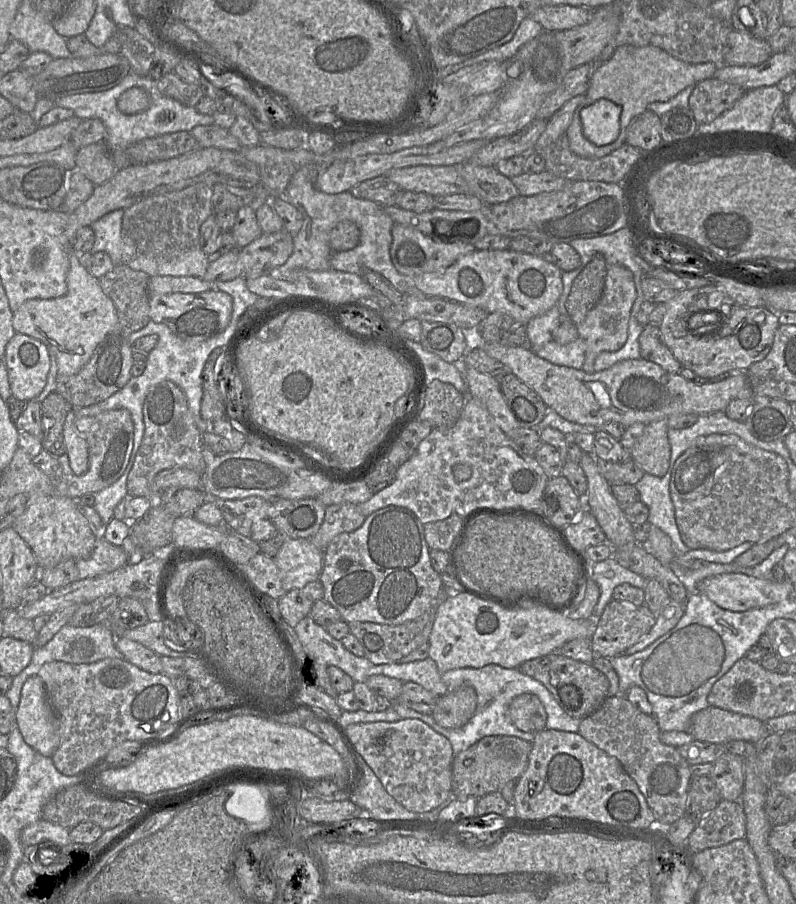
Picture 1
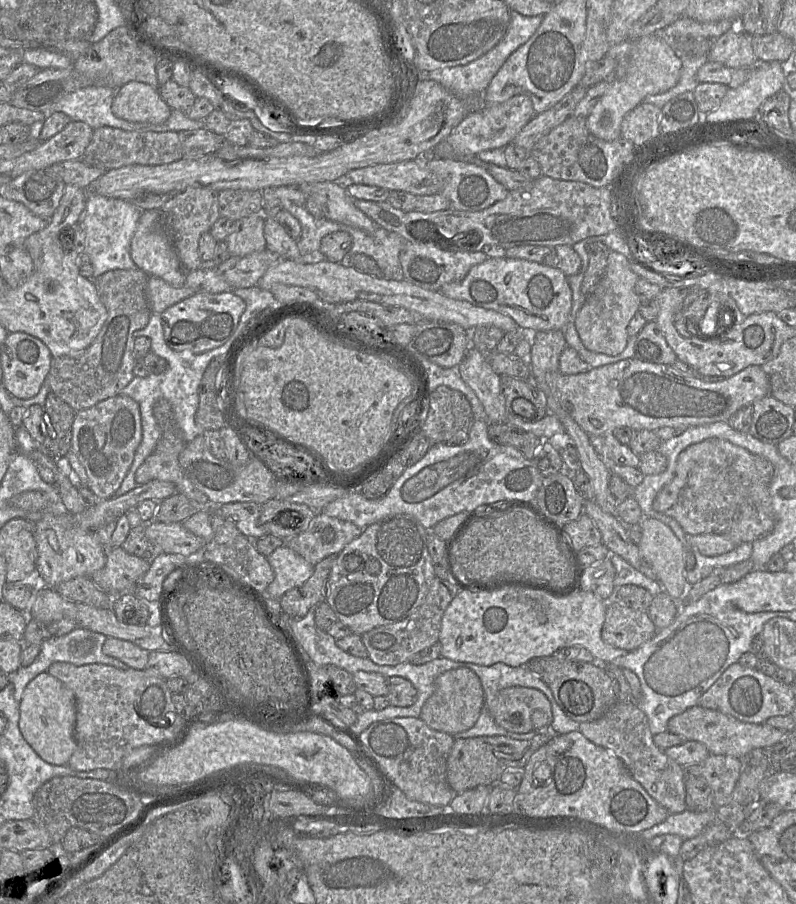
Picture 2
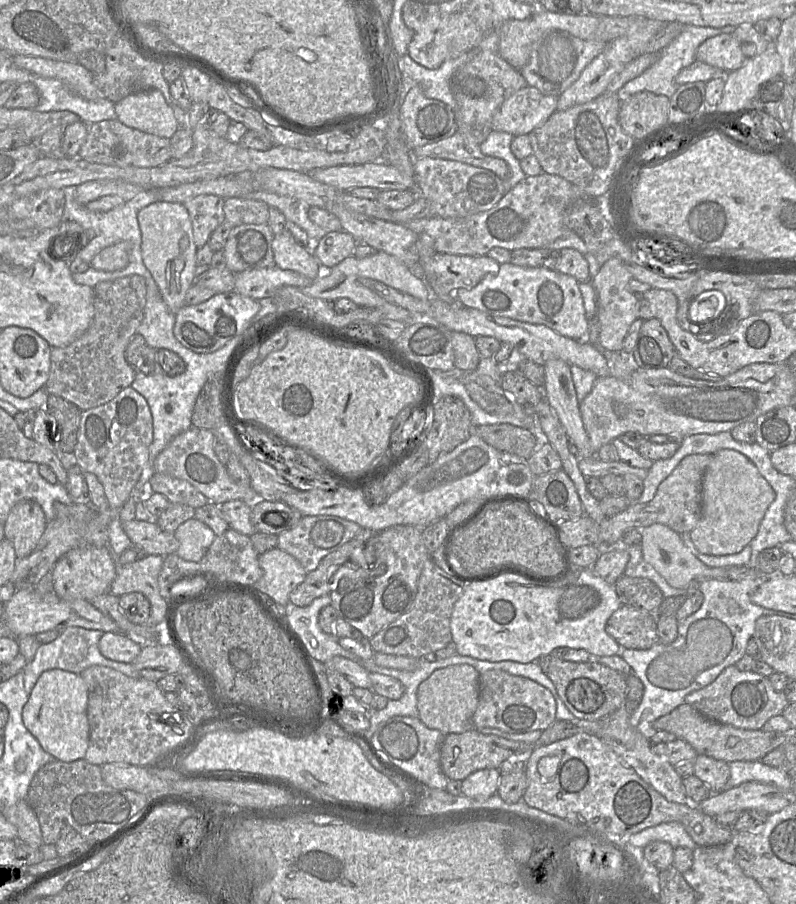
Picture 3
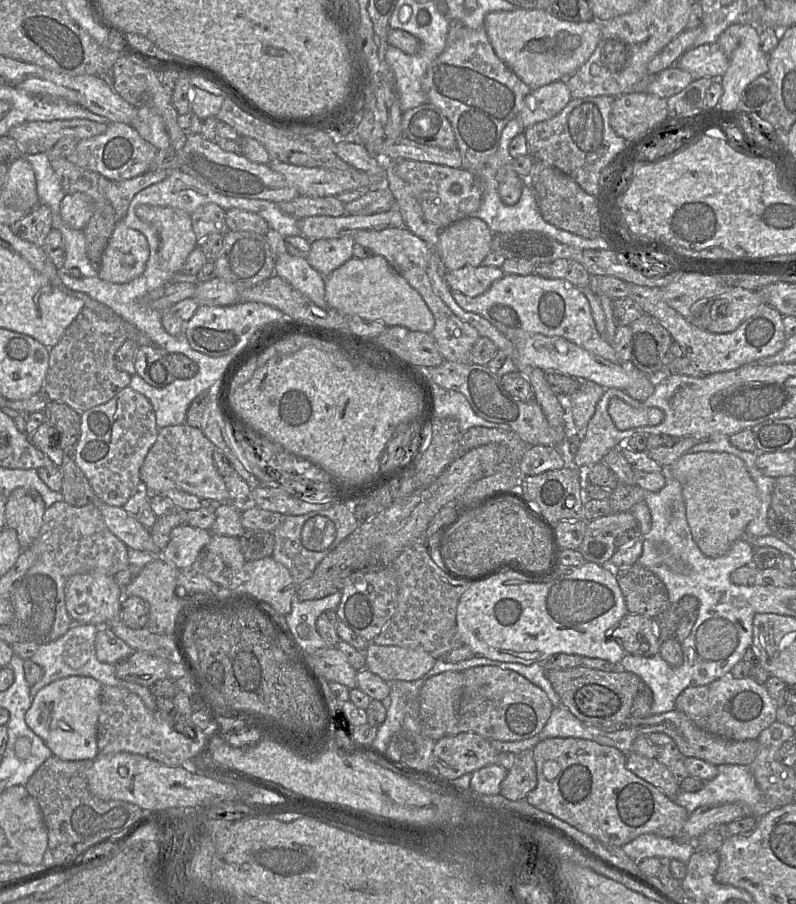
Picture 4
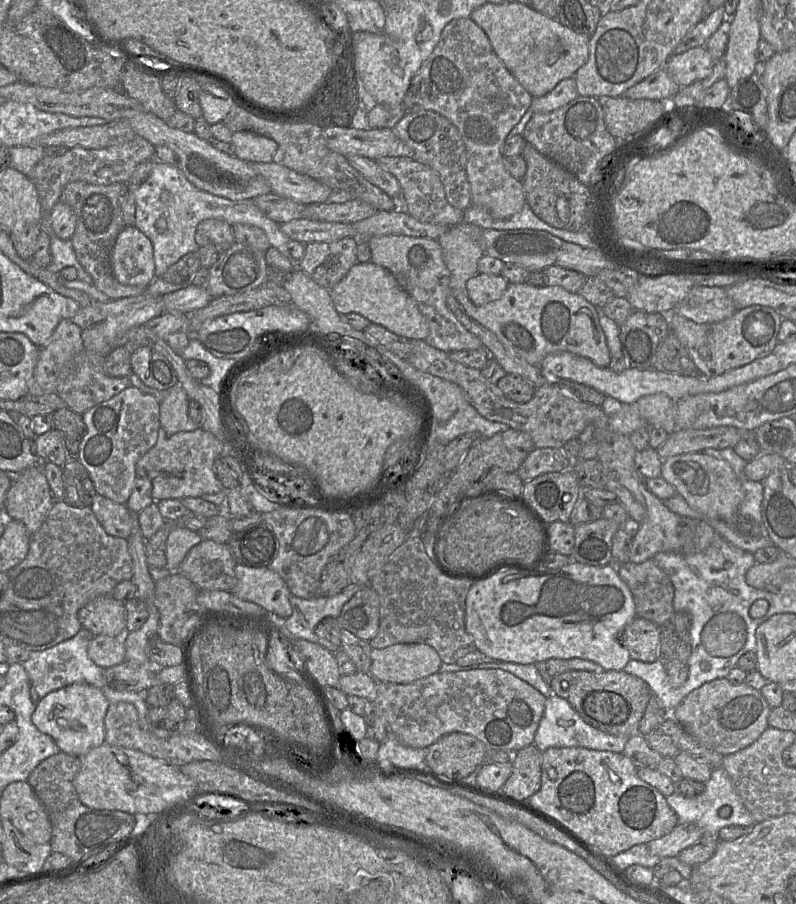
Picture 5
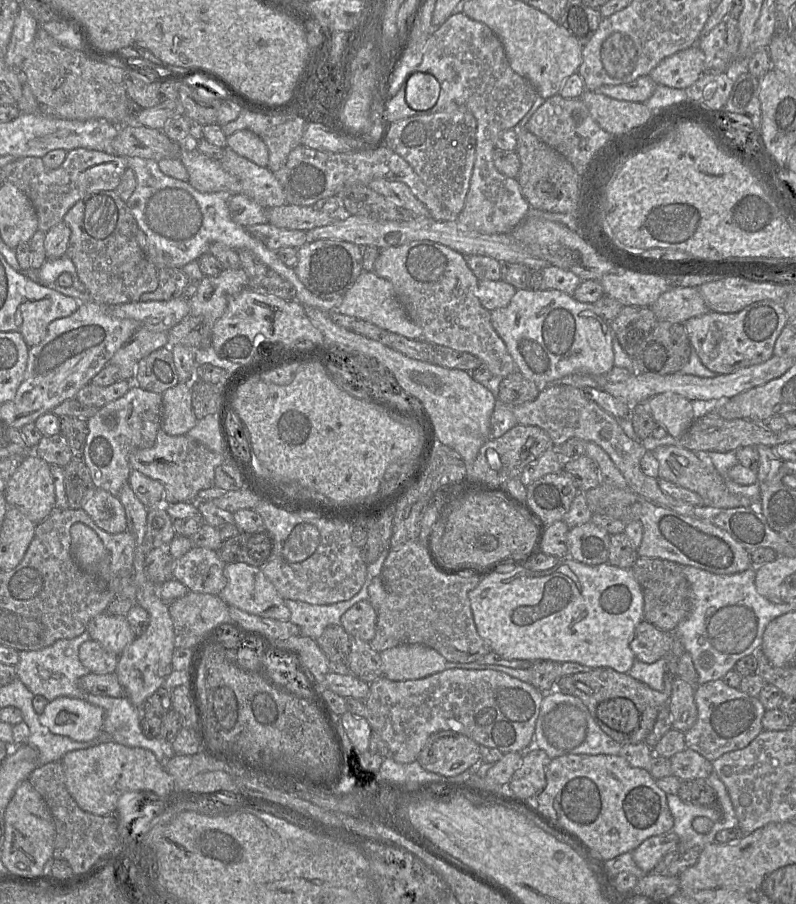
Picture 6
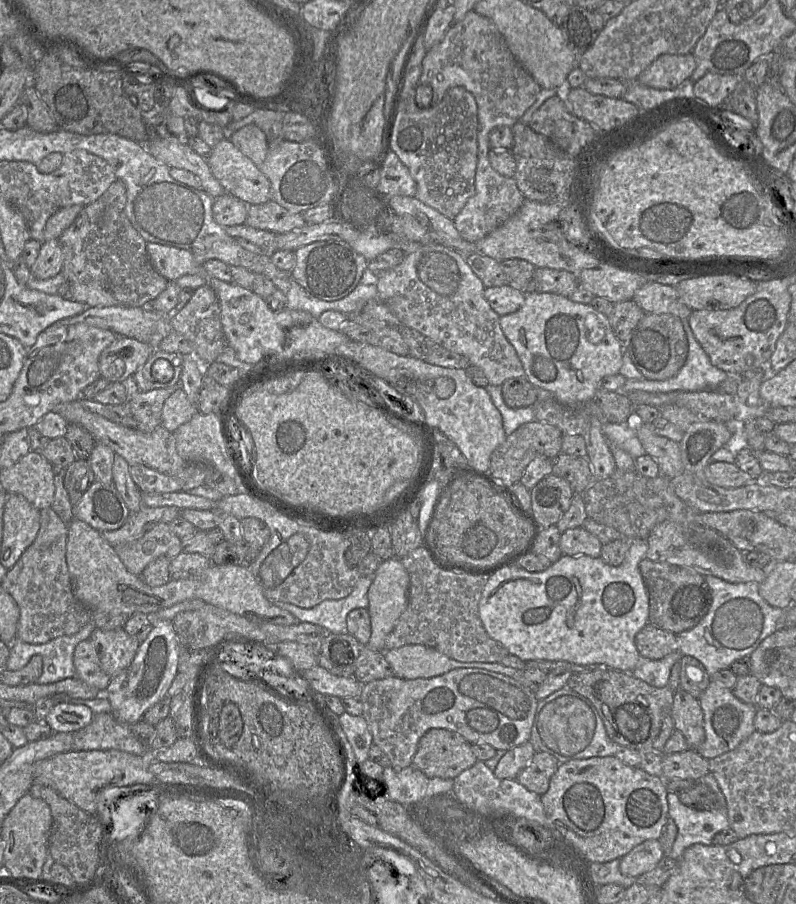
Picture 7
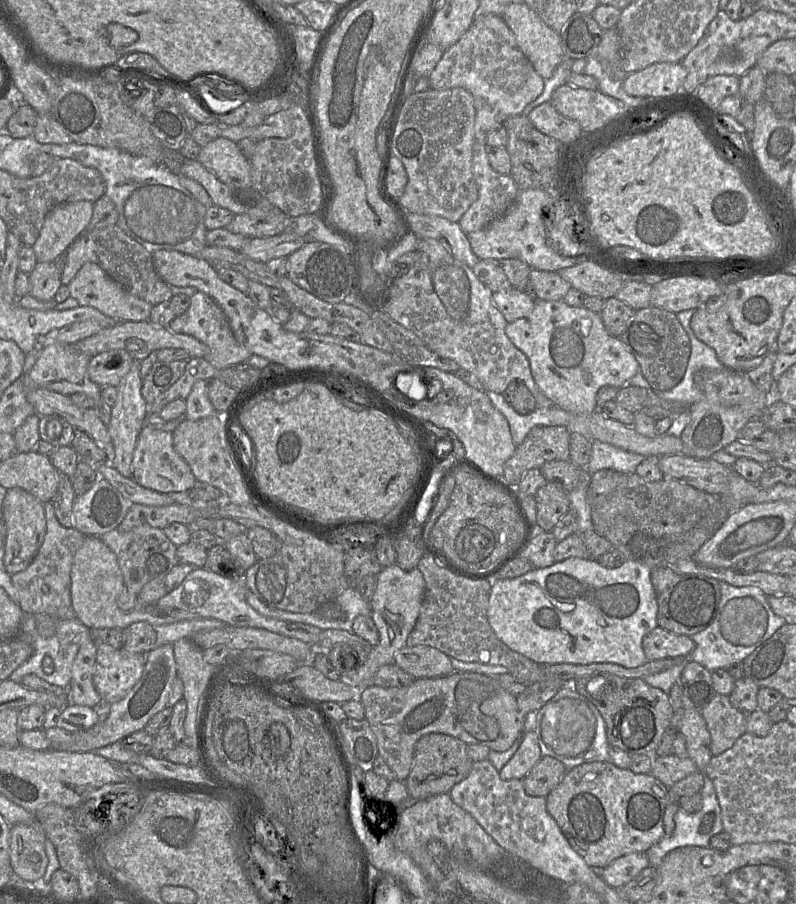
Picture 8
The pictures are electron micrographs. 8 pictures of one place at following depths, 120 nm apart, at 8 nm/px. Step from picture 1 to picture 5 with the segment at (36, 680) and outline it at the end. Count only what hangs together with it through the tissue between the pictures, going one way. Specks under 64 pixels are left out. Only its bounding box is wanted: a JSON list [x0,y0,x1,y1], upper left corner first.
[32,683,109,757]

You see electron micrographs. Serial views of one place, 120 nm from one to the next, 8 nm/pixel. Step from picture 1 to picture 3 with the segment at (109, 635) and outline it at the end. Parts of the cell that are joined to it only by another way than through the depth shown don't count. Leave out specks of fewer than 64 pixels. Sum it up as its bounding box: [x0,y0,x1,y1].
[24,627,141,695]

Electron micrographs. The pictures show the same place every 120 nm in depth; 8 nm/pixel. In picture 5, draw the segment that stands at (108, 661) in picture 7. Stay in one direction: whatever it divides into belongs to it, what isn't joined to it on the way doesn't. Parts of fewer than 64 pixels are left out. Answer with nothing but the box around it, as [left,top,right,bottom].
[78,595,127,637]

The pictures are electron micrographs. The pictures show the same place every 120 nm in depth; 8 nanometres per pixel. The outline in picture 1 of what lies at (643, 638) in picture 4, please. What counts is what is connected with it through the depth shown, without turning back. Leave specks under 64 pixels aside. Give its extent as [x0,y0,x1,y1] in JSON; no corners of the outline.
[591,600,654,658]

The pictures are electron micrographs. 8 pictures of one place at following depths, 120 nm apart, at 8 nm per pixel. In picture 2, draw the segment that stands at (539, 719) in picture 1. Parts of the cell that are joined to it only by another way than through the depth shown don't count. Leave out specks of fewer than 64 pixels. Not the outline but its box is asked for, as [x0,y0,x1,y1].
[486,686,553,733]

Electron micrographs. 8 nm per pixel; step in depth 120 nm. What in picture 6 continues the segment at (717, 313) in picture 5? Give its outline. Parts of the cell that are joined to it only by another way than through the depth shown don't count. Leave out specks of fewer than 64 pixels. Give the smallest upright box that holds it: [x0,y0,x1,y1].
[650,287,708,323]

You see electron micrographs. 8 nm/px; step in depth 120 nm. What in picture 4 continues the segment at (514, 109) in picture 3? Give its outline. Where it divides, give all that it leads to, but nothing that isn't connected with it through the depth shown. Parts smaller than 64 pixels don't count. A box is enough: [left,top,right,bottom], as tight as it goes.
[514,80,572,129]

